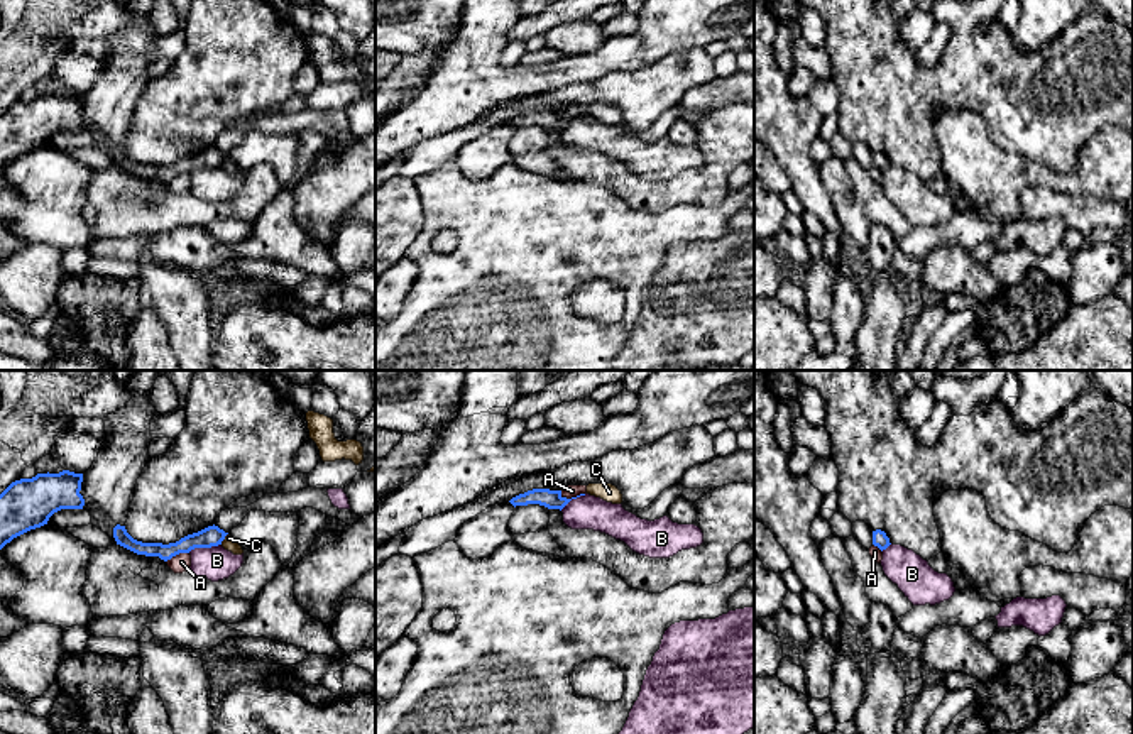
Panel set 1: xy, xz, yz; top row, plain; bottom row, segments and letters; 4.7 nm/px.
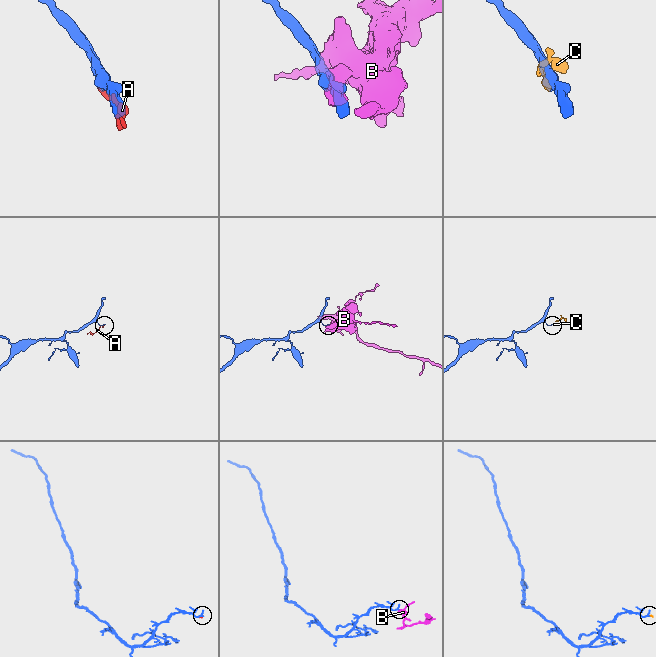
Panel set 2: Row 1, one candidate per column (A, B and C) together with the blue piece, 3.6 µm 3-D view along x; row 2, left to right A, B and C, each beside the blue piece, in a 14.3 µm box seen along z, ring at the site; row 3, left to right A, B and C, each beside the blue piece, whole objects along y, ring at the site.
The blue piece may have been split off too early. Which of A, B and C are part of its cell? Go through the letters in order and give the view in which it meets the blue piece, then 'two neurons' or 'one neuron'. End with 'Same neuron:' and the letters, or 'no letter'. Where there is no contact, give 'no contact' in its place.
A: contact in xz; two neurons
B: contact in xy; two neurons
C: contact in xy; two neurons
Same neuron: no letter

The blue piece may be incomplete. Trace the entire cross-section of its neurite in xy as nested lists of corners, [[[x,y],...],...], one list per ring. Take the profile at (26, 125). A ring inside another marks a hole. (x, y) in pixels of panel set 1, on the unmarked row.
[[[63,91],[12,103],[0,115],[0,171],[14,159],[47,145],[61,130],[83,130],[83,95]]]

